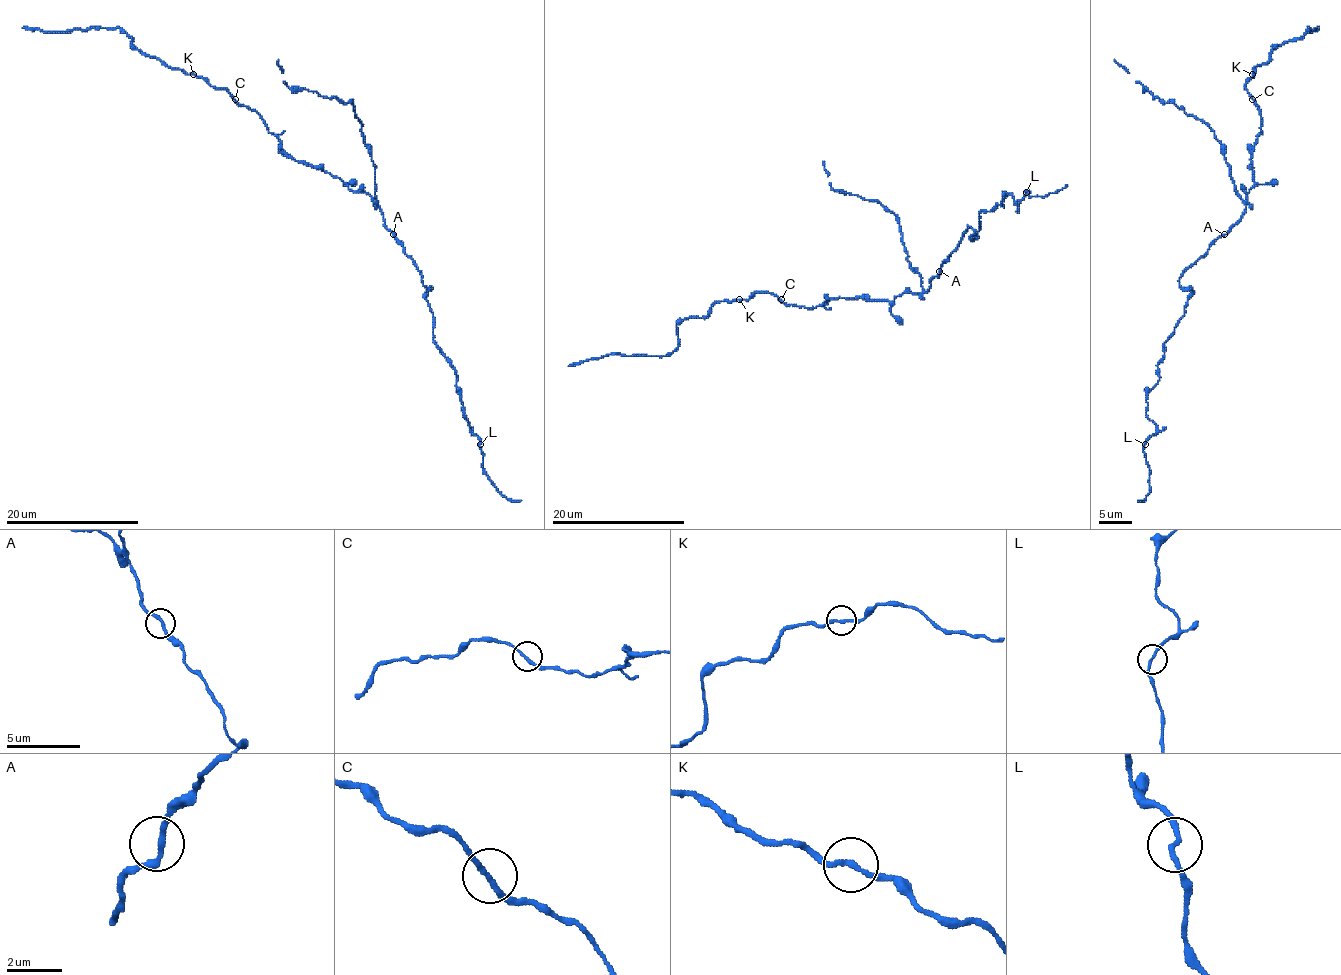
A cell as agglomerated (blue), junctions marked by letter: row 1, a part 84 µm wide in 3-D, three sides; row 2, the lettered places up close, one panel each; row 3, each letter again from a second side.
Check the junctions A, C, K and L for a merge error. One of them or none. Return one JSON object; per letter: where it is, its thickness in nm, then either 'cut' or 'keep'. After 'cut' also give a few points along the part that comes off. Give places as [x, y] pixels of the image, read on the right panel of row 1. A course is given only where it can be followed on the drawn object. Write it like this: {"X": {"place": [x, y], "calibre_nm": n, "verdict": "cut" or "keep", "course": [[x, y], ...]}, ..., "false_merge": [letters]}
{"A": {"place": [1224, 234], "calibre_nm": 190, "verdict": "keep"}, "C": {"place": [1252, 99], "calibre_nm": 180, "verdict": "keep"}, "K": {"place": [1252, 74], "calibre_nm": 180, "verdict": "keep"}, "L": {"place": [1145, 444], "calibre_nm": 170, "verdict": "keep"}, "false_merge": []}

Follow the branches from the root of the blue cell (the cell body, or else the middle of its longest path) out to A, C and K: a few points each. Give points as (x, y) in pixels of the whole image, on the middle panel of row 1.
A: (901, 296), (904, 293), (926, 293), (931, 279), (939, 271)
C: (901, 296), (892, 301), (832, 298), (814, 308), (786, 304), (781, 299)
K: (901, 296), (892, 301), (832, 298), (814, 308), (786, 304), (771, 293), (756, 293), (749, 299), (739, 299)

